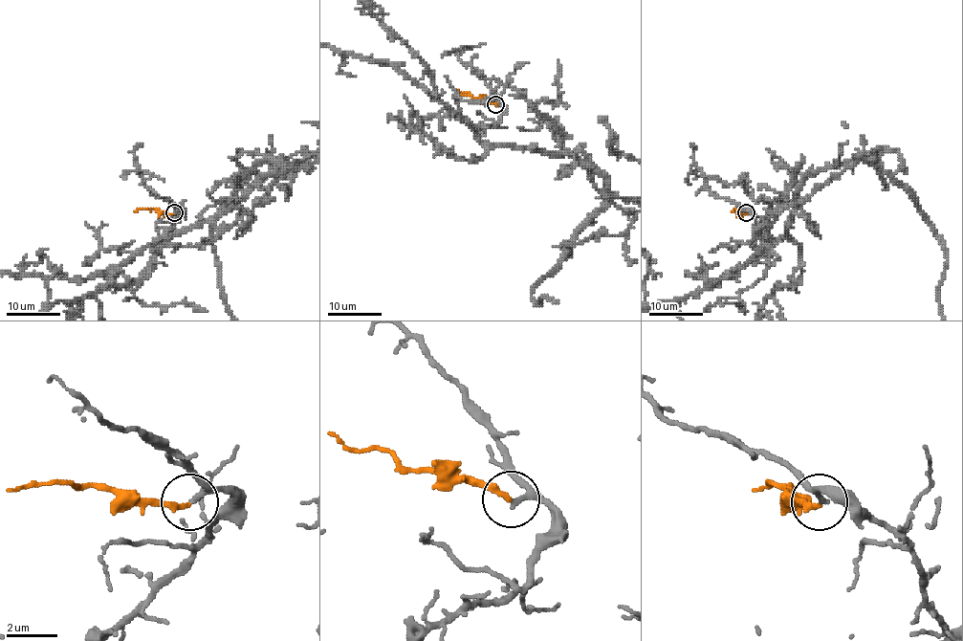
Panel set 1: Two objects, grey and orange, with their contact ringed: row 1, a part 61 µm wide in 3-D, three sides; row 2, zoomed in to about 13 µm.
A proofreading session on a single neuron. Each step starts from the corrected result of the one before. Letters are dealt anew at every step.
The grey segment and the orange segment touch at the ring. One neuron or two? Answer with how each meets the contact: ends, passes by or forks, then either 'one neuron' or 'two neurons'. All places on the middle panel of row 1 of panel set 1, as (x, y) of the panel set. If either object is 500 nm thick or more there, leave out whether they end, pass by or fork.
grey passes by; orange ends there; one neuron

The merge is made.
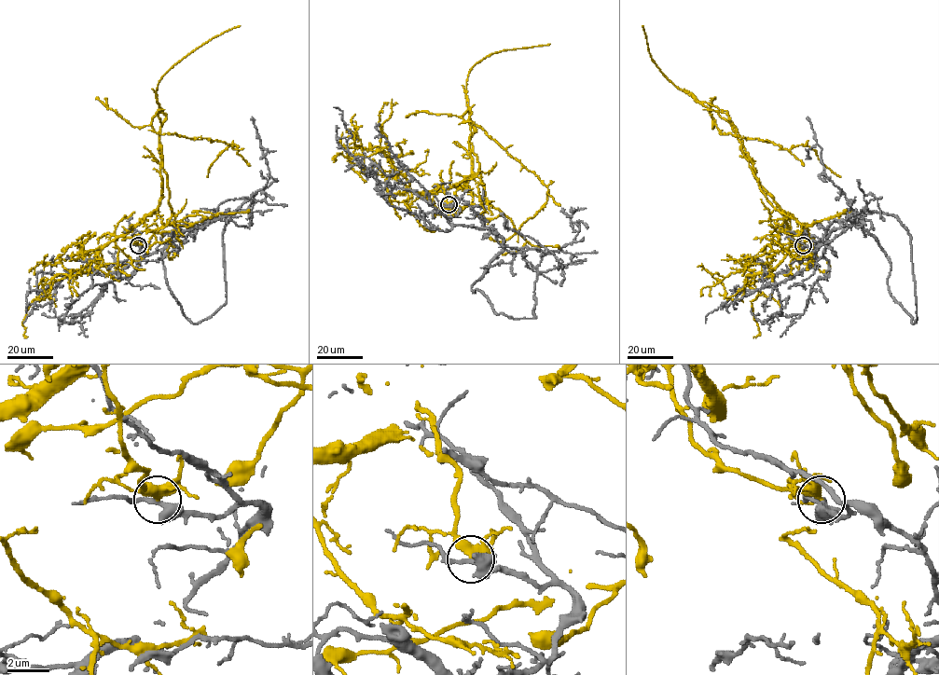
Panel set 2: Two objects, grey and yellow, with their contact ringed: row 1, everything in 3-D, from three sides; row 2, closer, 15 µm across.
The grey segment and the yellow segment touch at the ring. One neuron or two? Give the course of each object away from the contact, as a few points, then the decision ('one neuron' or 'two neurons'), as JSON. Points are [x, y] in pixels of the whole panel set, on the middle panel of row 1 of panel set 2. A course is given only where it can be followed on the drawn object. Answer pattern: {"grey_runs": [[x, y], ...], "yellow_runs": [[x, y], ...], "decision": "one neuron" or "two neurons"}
{"grey_runs": [[448, 204], [460, 211], [448, 221], [489, 228], [506, 246], [524, 251], [533, 267], [580, 229], [561, 210]], "yellow_runs": [[448, 204], [442, 188], [462, 187], [472, 173], [468, 111], [464, 121], [547, 188], [518, 242]], "decision": "two neurons"}

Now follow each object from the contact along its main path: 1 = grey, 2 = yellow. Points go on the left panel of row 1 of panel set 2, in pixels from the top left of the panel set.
1: (138, 245), (149, 246), (138, 258), (161, 251), (183, 232), (231, 214), (265, 185), (268, 165), (251, 117)
2: (138, 245), (132, 229), (161, 197), (158, 110), (151, 125), (156, 132), (237, 145), (218, 156), (208, 177)

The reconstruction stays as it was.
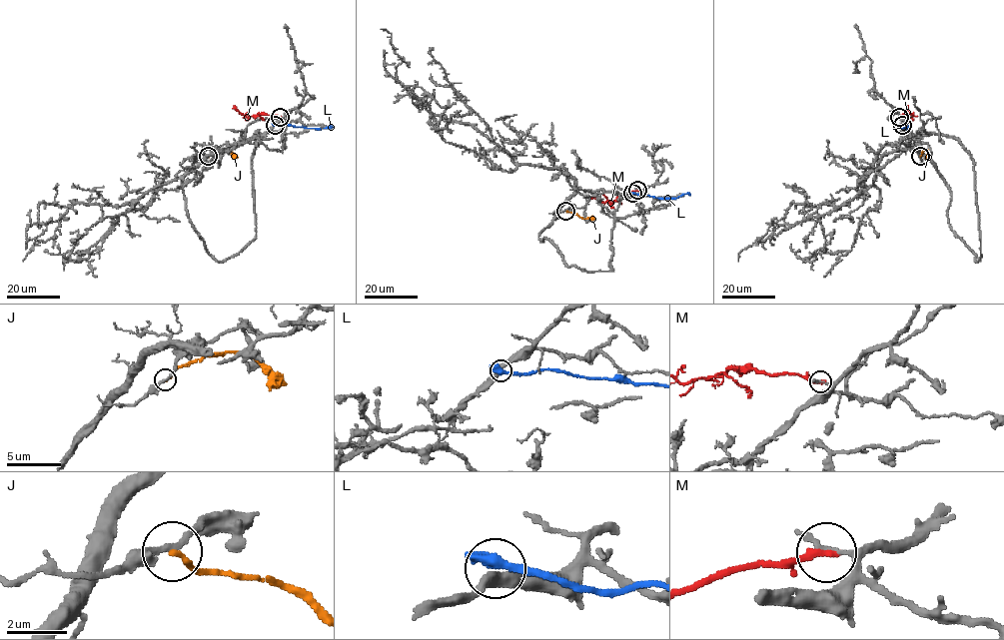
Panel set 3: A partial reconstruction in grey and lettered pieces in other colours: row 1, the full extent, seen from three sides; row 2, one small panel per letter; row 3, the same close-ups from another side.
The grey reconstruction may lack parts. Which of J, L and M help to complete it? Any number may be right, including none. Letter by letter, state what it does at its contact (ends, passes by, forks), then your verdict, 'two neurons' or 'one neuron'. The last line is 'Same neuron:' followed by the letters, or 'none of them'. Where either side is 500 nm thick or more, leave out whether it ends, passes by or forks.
J: it ends there; two neurons
L: two neurons
M: it ends there; two neurons
Same neuron: none of them

